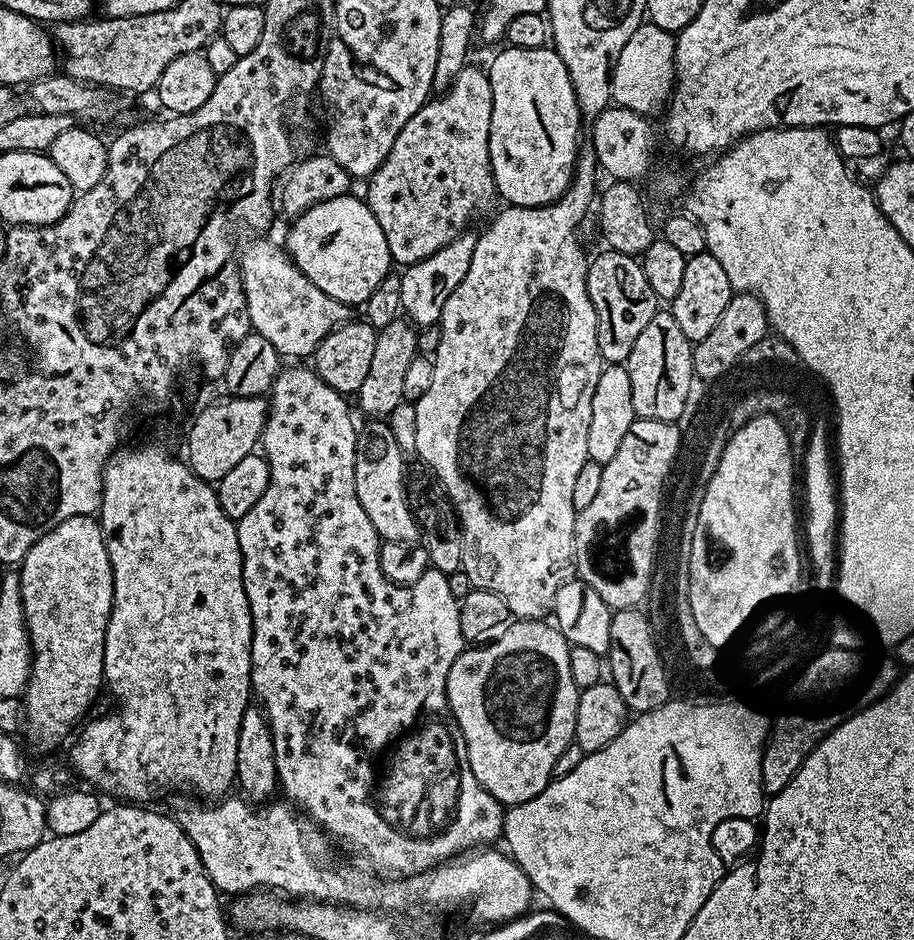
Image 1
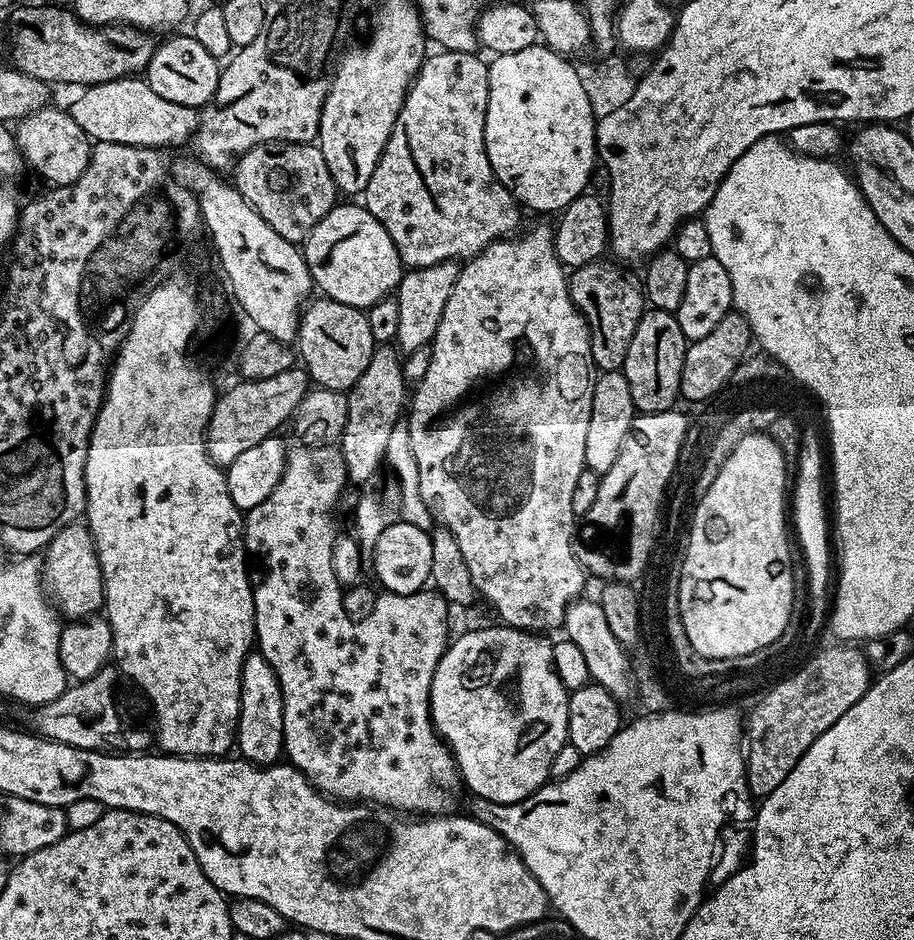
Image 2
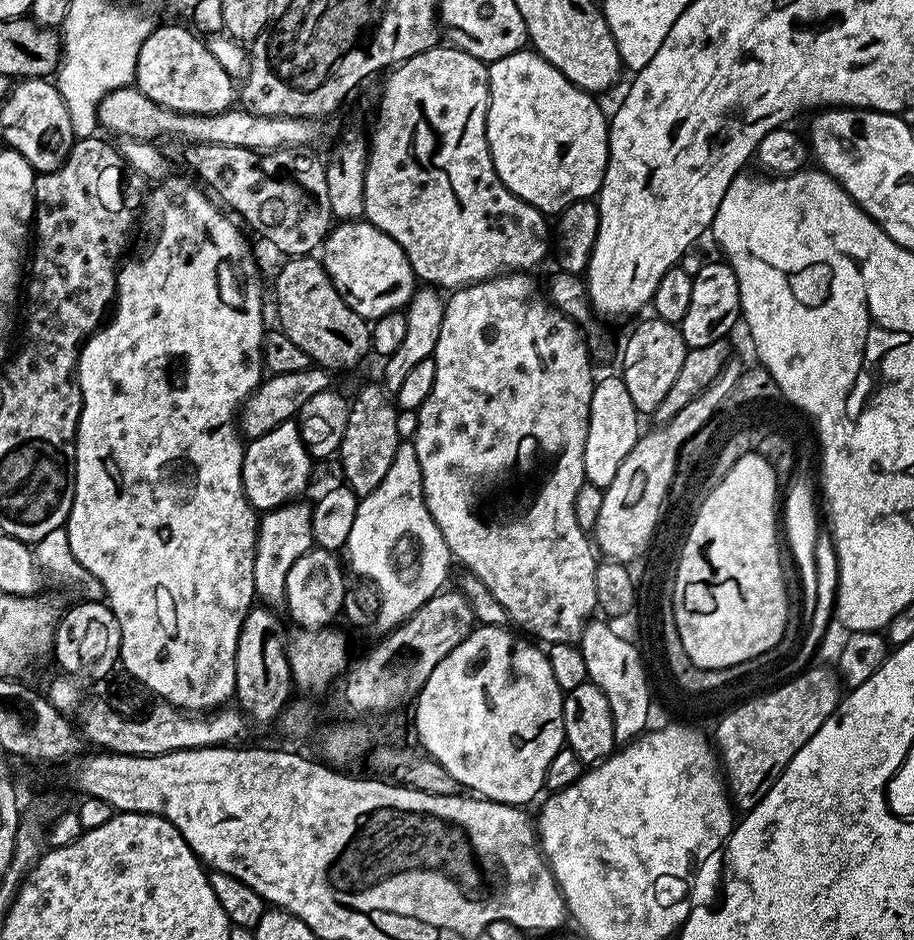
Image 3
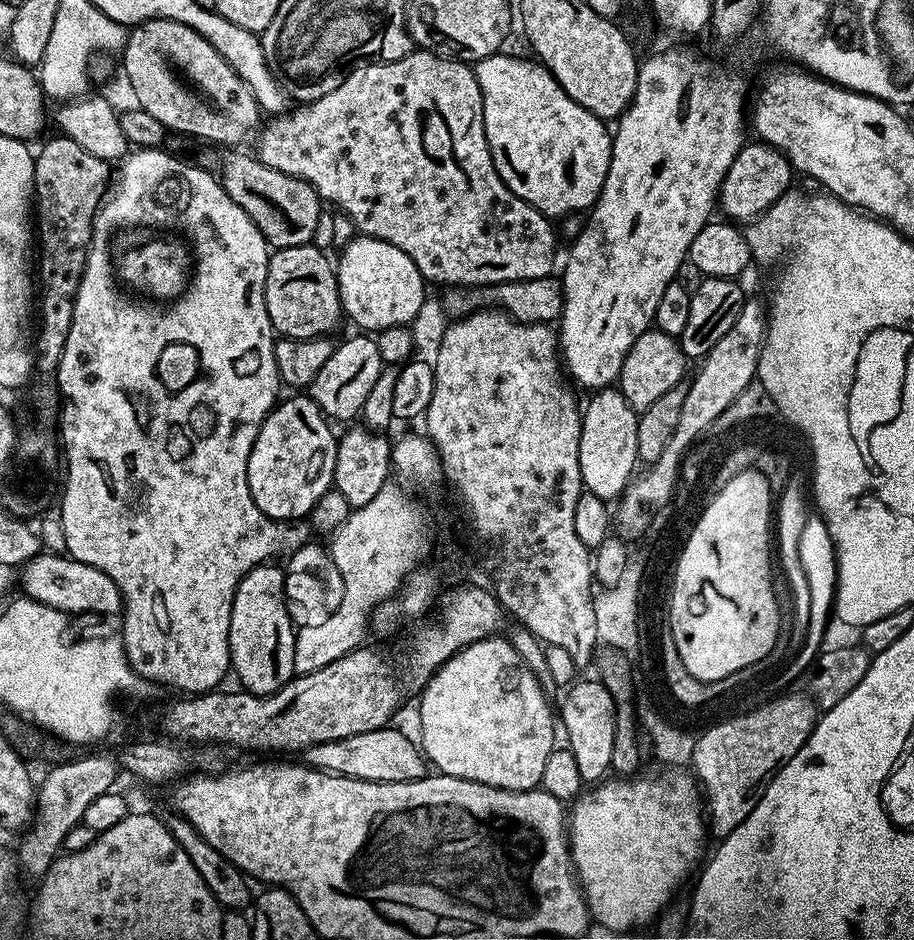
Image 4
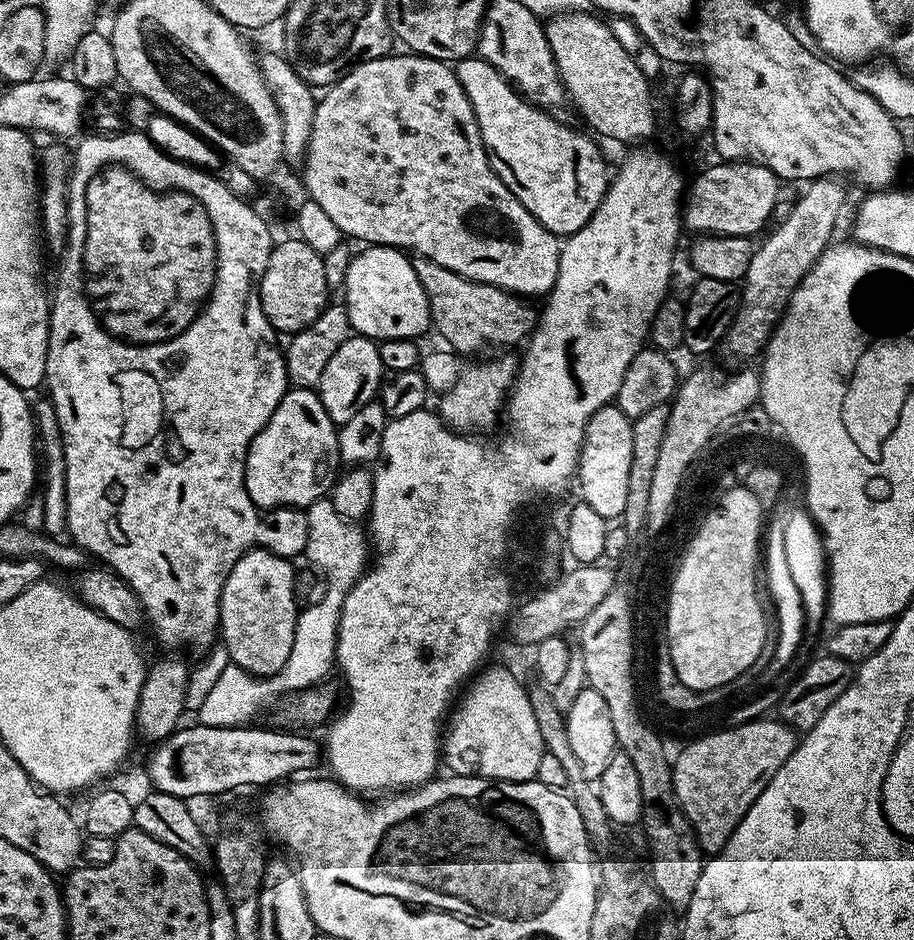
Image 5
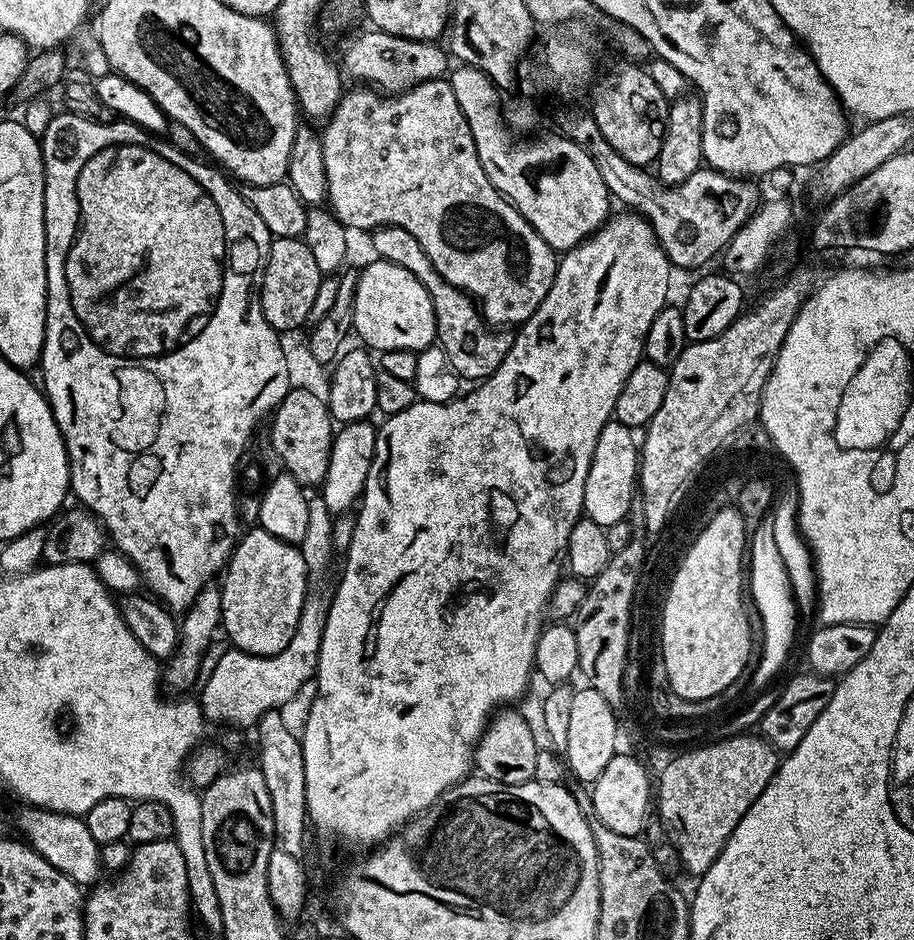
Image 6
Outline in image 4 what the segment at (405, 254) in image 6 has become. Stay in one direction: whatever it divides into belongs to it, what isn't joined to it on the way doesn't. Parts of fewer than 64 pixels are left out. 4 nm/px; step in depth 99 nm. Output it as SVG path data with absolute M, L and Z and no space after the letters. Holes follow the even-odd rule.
M543 276L533 280L515 280L501 284L482 284L479 286L452 286L442 296L444 309L452 318L468 315L473 310L491 306L508 313L519 324L547 324L559 321L560 311L564 309L564 290L559 279Z

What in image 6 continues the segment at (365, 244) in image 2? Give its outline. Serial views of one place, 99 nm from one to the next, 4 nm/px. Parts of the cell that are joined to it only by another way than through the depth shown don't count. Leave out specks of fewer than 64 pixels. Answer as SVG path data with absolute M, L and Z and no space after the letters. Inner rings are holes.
M373 259L373 264L368 264L364 269L359 269L356 277L356 293L354 294L354 310L352 311L352 327L355 335L360 335L365 340L363 343L369 349L376 348L377 353L386 350L410 350L420 353L424 348L436 344L436 319L434 318L434 306L432 305L432 296L402 266L398 266L389 260Z

